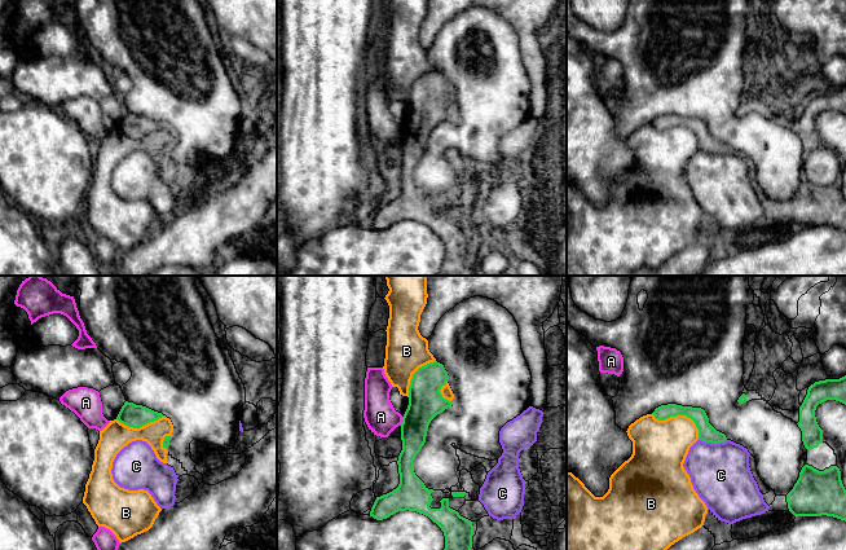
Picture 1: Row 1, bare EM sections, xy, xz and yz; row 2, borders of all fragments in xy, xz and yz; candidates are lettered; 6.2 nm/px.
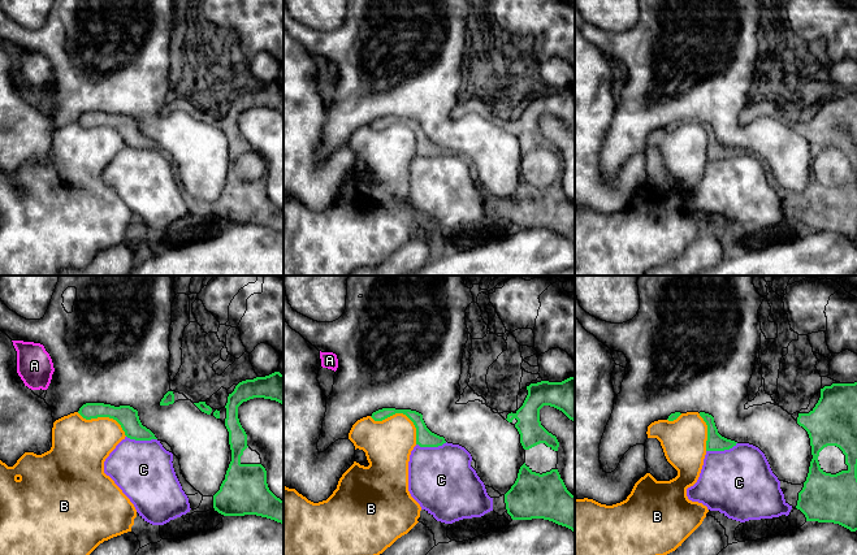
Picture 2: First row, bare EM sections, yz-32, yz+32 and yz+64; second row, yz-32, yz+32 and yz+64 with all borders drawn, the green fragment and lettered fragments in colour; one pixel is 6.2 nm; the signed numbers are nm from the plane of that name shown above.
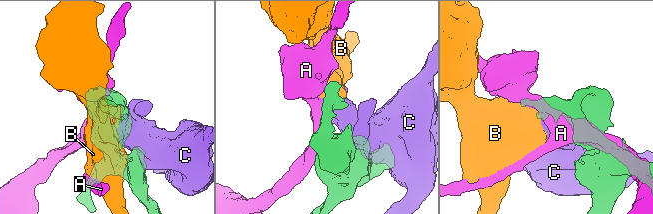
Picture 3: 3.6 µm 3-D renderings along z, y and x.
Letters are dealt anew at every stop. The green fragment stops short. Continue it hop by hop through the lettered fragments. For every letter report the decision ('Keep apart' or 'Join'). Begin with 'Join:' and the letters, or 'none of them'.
Join: none of them
A: Keep apart
B: Keep apart
C: Keep apart

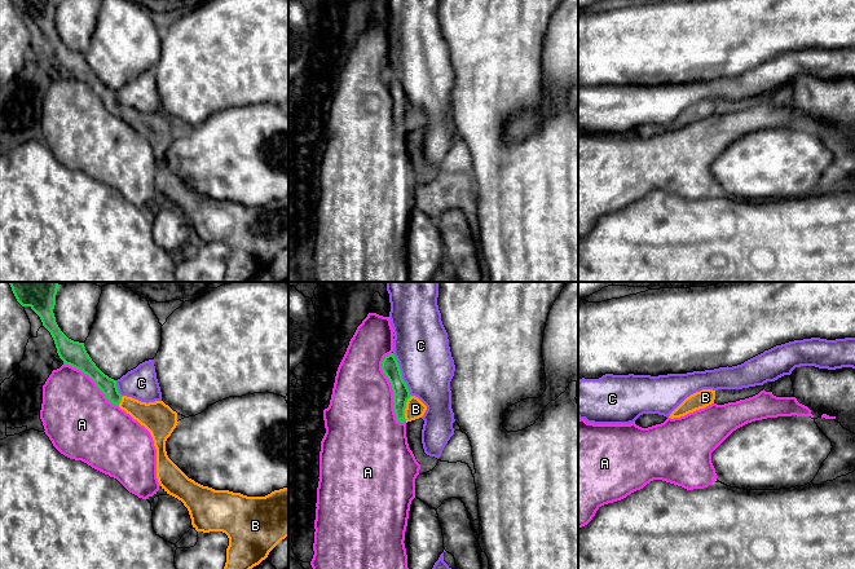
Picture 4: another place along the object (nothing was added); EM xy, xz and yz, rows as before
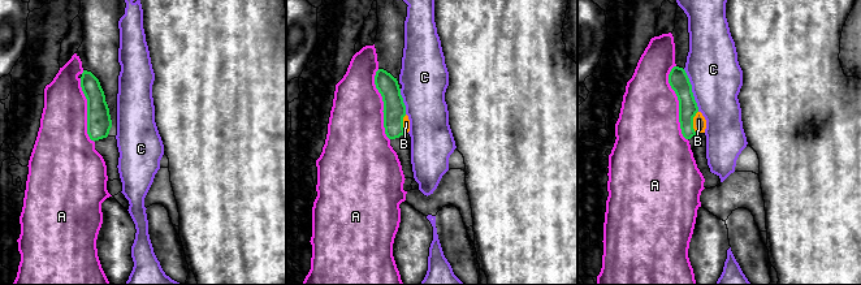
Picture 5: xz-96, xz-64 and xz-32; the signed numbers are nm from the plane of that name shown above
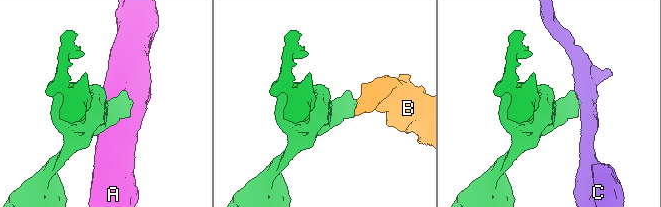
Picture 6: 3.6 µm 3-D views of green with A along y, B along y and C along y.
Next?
Join: B
A: Keep apart
B: Join
C: Keep apart

